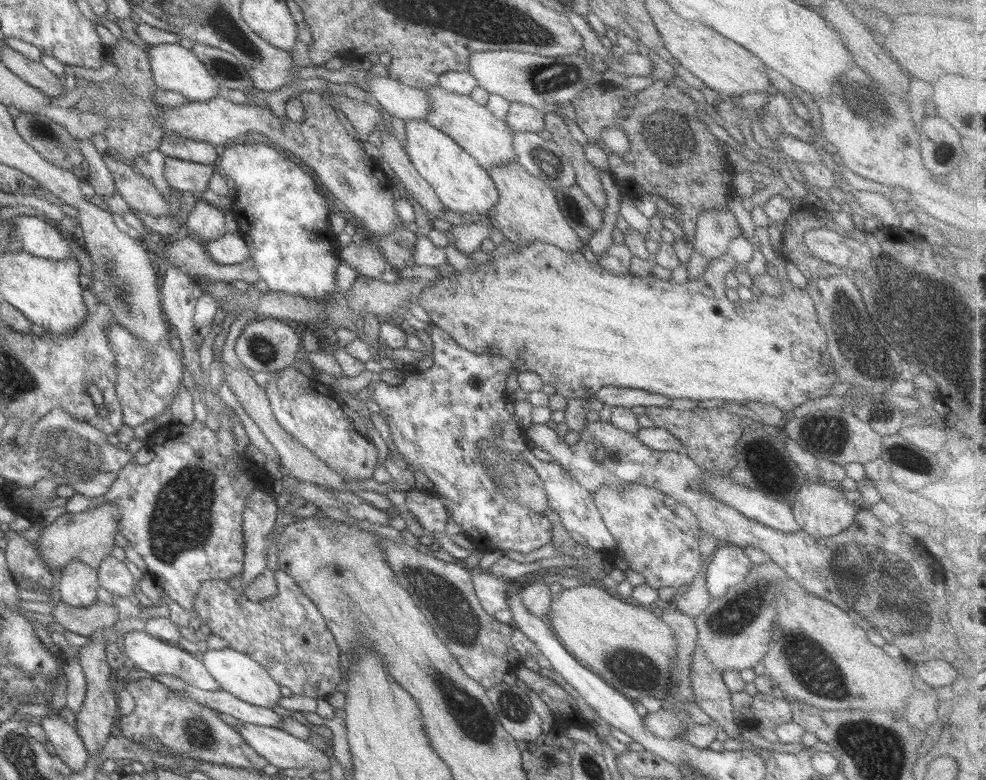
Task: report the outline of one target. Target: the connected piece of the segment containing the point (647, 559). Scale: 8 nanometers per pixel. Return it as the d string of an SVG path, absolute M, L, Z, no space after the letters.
M628 484L623 488L602 486L592 493L591 500L593 500L601 522L615 542L614 551L617 553L620 566L640 574L645 586L649 586L655 591L659 588L680 590L685 585L689 585L697 576L697 572L703 564L698 550L701 531L699 531L693 515L689 514L685 507L679 505L679 502L642 484Z

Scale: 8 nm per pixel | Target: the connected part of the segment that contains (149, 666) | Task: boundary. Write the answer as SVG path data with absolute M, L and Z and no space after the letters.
M144 631L127 632L118 644L121 647L126 663L139 670L143 670L143 672L148 672L151 675L169 674L169 676L176 676L187 685L194 686L199 690L210 690L213 692L220 688L217 682L209 676L199 657L176 647L176 644L167 644L159 641L157 638L147 635Z

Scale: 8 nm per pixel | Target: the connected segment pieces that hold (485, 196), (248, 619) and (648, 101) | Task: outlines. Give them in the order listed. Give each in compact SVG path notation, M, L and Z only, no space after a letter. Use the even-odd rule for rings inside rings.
M405 120L405 149L412 168L433 189L439 202L451 212L475 218L483 217L497 202L497 191L487 171L479 167L467 152L461 150L446 134L424 120Z
M281 570L274 572L274 578L276 594L259 602L249 600L245 593L238 594L233 591L226 582L216 579L204 581L196 589L192 600L195 618L202 620L206 633L223 639L224 644L230 650L245 654L249 659L253 659L253 662L267 671L273 682L289 688L291 694L300 694L314 699L319 697L327 699L335 692L335 686L343 680L343 678L341 679L343 670L339 667L341 660L339 650L333 642L318 608L299 590L299 586L295 586L295 582Z
M654 80L647 89L630 92L617 86L590 85L581 90L570 101L575 113L575 124L583 132L589 145L599 147L608 161L608 171L614 184L624 196L657 194L671 203L677 210L671 218L681 227L688 240L696 237L696 216L703 211L723 210L726 196L731 188L732 167L717 144L717 139L707 131L707 126L697 118L696 105L686 94L682 94L671 80ZM615 126L623 129L630 142L630 149L623 155L613 154L600 140L601 129Z

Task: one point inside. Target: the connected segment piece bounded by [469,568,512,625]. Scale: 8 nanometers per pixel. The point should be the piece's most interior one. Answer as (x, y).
(492, 594)

